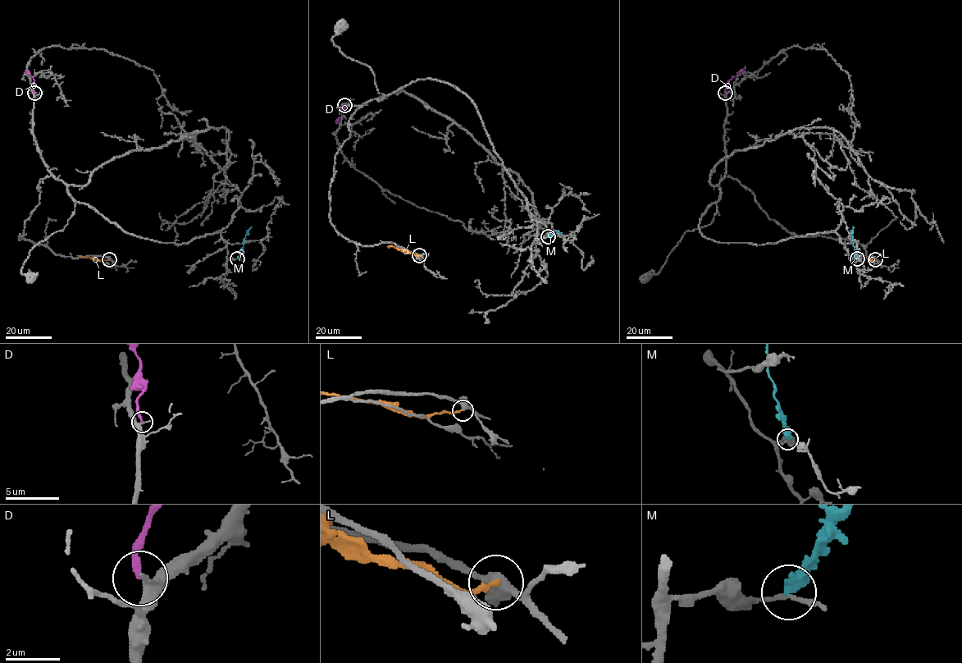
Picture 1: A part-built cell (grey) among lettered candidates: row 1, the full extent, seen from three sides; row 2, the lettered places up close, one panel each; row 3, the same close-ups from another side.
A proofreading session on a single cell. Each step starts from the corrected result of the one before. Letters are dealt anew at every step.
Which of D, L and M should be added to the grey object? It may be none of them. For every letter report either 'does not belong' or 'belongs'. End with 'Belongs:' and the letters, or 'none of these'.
D: does not belong
L: does not belong
M: does not belong
Belongs: none of these

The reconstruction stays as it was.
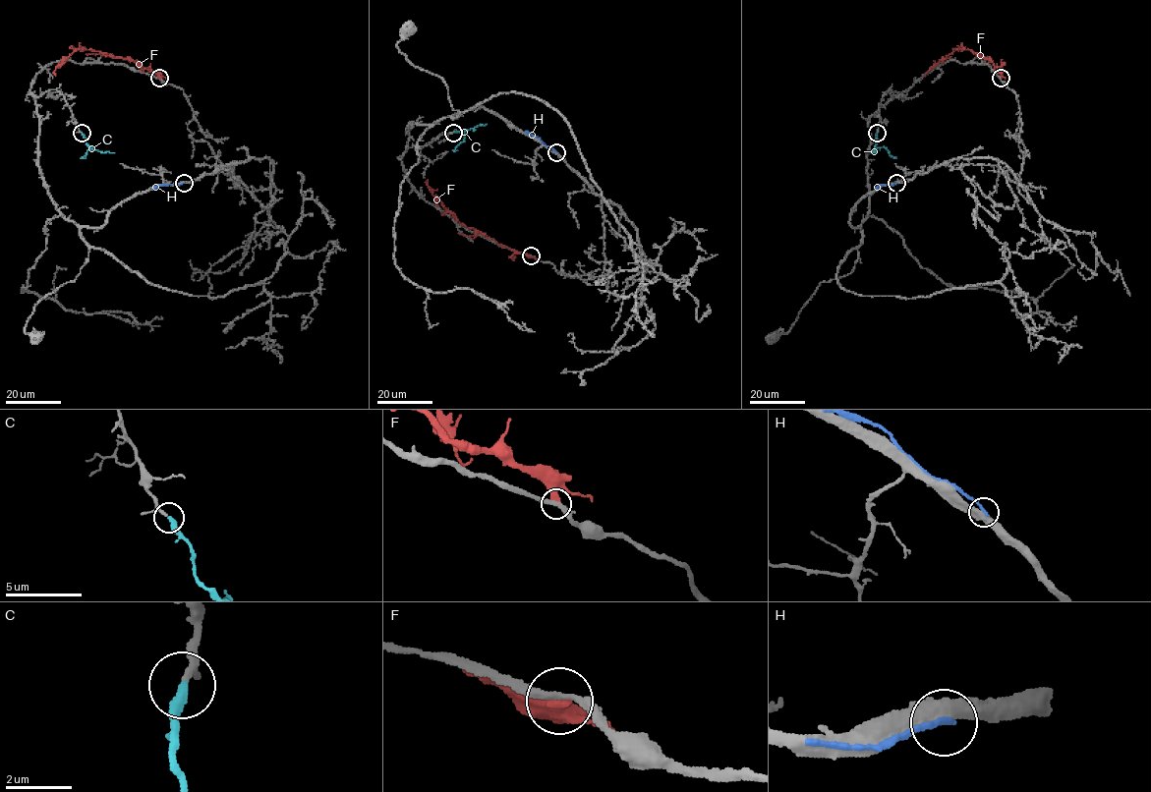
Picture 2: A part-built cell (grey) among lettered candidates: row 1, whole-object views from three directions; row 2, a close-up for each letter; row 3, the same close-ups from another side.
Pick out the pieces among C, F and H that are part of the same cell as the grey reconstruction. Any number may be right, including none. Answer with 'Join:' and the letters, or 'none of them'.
Join: C

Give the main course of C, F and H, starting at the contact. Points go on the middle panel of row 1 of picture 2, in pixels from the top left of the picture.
C: (453, 133), (463, 133), (464, 140), (454, 151)
F: (531, 255), (515, 253), (465, 227), (437, 199), (427, 185), (427, 179)
H: (556, 152), (538, 138), (525, 132)

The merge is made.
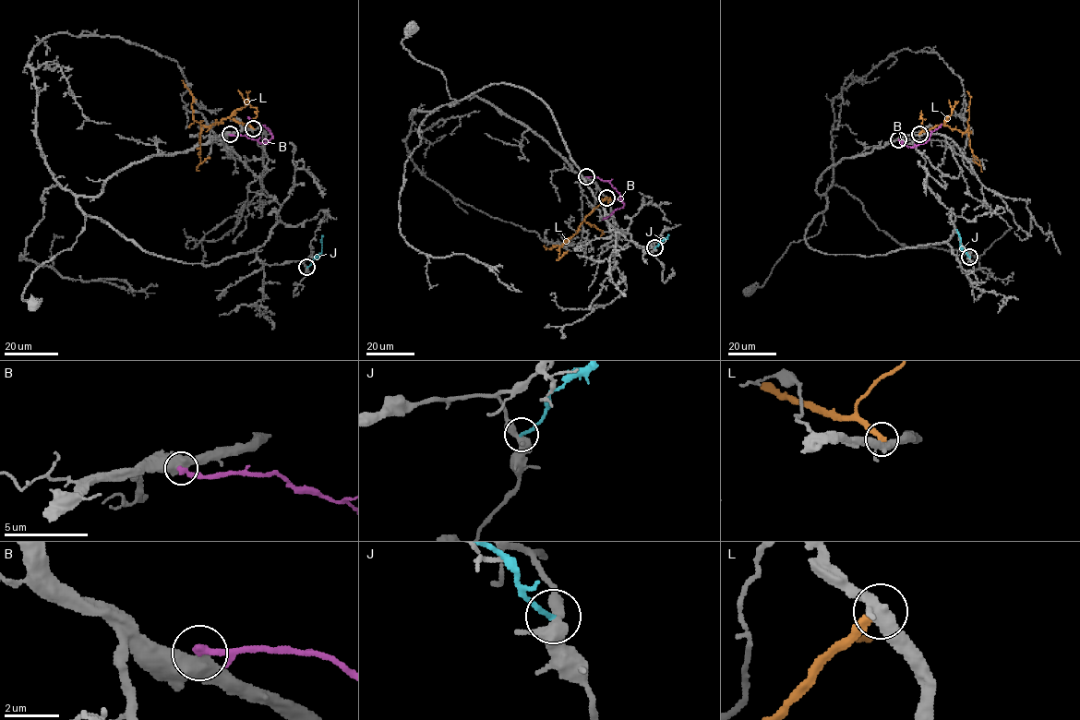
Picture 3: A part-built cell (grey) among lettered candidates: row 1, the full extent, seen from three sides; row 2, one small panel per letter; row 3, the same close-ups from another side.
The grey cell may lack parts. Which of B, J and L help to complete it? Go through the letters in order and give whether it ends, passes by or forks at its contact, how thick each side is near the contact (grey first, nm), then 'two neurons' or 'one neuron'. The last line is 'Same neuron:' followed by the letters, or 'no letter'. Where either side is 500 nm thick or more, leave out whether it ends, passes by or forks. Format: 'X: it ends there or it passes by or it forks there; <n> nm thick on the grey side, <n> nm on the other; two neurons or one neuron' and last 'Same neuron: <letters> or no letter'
B: 550 nm thick on the grey side, 320 nm on the other; two neurons
J: it ends there; 380 nm thick on the grey side, 160 nm on the other; two neurons
L: it ends there; 380 nm thick on the grey side, 320 nm on the other; two neurons
Same neuron: no letter

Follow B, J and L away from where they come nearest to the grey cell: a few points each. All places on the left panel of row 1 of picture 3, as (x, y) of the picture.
B: (230, 135), (243, 135), (266, 143), (271, 135), (265, 127), (247, 117)
J: (307, 267), (321, 251), (322, 234)
L: (253, 128), (230, 118), (209, 126), (200, 125), (193, 119), (193, 96), (183, 80)

